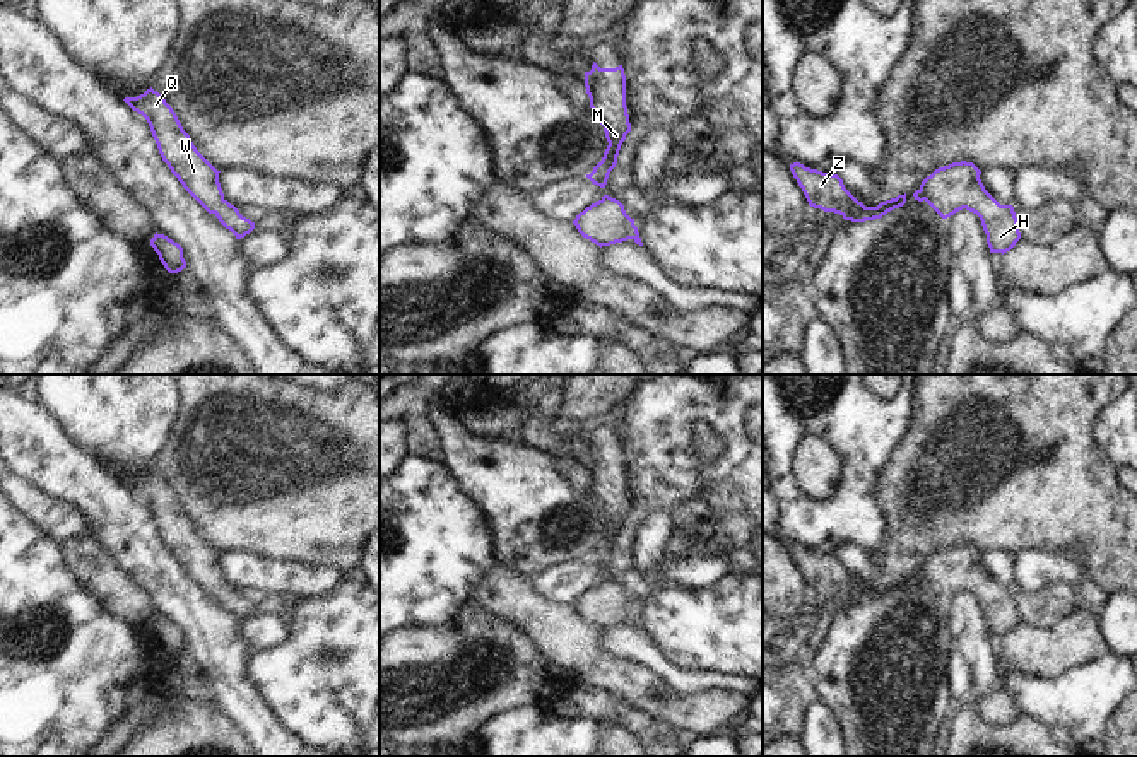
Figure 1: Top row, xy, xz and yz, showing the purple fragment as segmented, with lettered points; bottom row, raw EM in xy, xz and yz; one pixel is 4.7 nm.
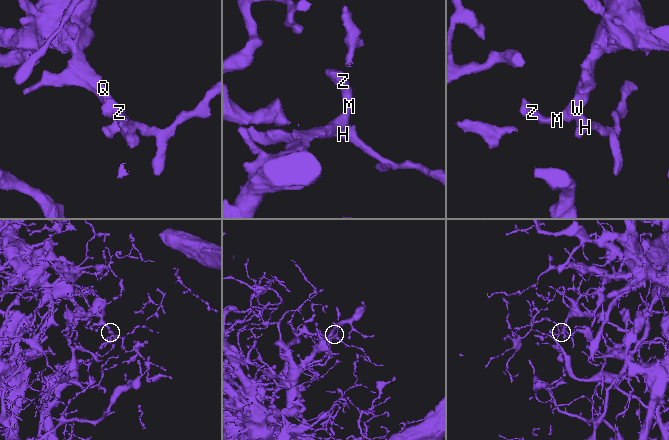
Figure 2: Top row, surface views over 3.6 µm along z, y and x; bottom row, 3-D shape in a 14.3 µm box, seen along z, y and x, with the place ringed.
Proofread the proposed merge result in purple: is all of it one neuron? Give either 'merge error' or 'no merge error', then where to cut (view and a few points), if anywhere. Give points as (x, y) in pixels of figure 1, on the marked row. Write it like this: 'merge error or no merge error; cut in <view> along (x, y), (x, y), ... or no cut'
no merge error; no cut

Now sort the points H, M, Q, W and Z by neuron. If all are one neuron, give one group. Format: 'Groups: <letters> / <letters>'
Groups: H M Q W Z

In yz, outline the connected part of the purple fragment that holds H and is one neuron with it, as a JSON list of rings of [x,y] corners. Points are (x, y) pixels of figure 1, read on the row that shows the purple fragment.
[[[952,162],[935,169],[913,193],[942,219],[966,208],[976,214],[987,234],[990,253],[1007,253],[1021,239],[1012,205],[1000,205],[983,186],[981,171],[973,162]]]

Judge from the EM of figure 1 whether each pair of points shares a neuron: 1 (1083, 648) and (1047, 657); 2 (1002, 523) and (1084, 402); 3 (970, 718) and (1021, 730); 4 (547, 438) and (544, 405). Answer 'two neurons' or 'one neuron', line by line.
1: one neuron
2: one neuron
3: one neuron
4: one neuron

